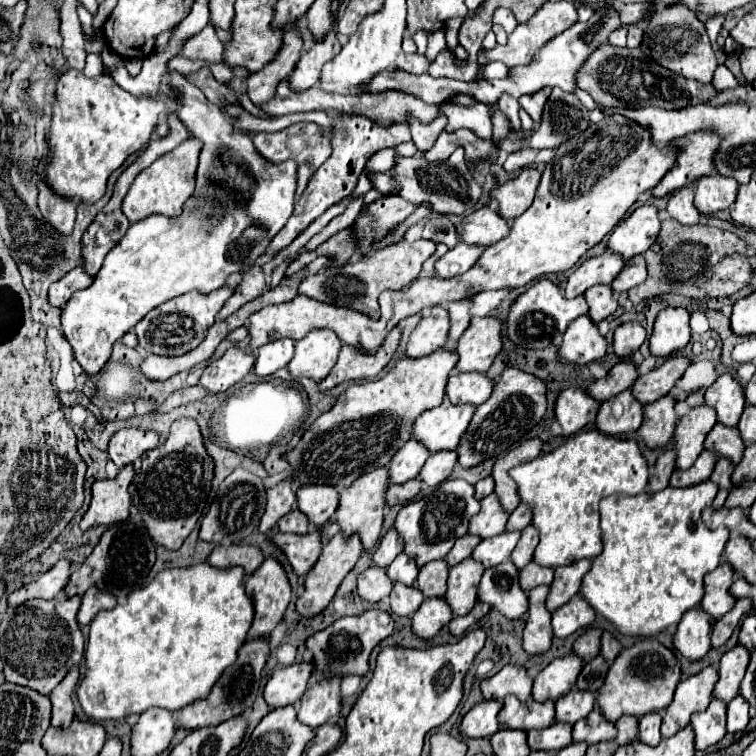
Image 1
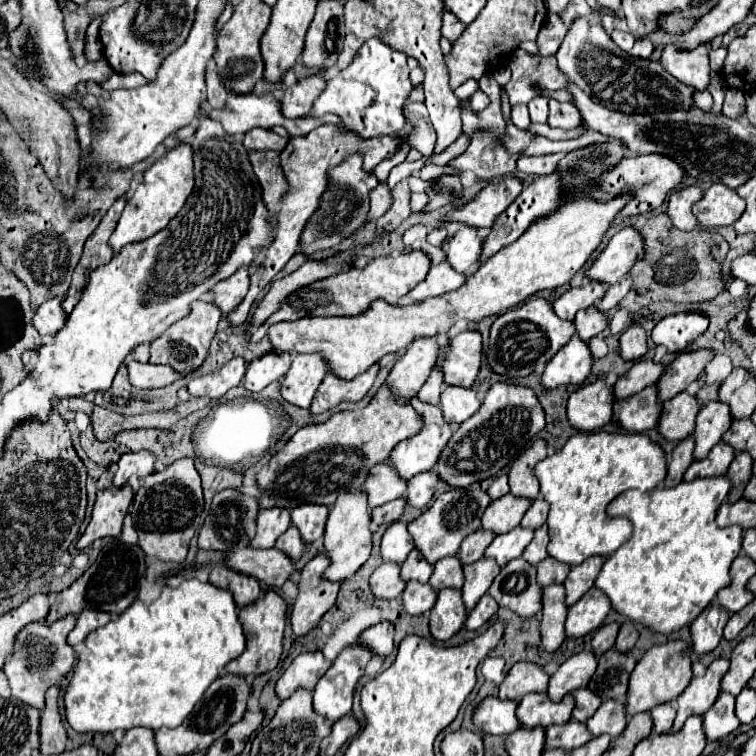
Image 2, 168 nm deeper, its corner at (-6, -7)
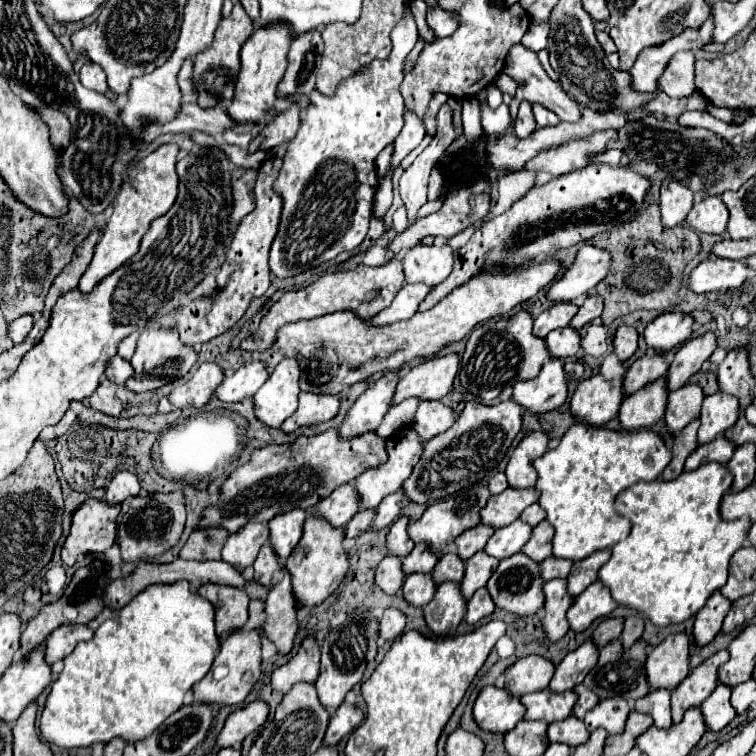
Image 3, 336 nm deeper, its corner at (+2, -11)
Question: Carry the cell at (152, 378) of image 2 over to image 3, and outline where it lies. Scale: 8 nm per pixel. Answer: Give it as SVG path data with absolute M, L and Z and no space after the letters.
M114 356L106 362L106 370L104 370L106 378L114 384L124 384L124 380L128 380L128 376L132 376L132 366L128 364L128 360Z

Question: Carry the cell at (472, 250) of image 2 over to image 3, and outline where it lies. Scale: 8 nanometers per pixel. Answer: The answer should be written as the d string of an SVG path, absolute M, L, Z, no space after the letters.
M418 244L402 258L406 282L422 282L426 286L440 284L452 272L452 256L454 252L448 244Z

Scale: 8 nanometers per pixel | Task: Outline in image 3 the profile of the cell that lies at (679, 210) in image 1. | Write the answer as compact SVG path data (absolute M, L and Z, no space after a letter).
M664 180L660 188L660 208L664 226L672 228L682 224L692 208L692 190L684 186L680 180Z

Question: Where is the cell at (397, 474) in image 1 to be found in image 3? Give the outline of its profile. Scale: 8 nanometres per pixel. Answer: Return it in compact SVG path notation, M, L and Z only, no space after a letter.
M342 484L332 492L332 496L320 500L320 504L312 506L310 514L324 518L332 528L344 528L350 516L356 514L356 492L352 492L352 484Z

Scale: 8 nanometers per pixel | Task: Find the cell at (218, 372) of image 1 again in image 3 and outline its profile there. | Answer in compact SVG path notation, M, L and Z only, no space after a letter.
M202 362L186 384L174 388L168 394L168 400L176 408L202 408L212 398L216 386L222 380L224 372L220 370L220 366L212 362Z

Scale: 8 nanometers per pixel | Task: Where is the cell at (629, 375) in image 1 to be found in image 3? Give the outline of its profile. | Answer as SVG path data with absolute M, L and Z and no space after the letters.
M662 354L638 358L628 368L628 372L624 376L624 390L626 390L626 394L634 394L636 390L644 388L646 384L658 380L660 376L664 376L668 372L668 368L670 368L670 364L666 362L666 358Z

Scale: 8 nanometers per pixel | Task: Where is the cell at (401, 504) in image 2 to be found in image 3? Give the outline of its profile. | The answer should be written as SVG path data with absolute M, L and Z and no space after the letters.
M368 510L368 512L356 512L356 516L352 516L352 520L346 524L344 528L344 534L346 538L356 538L360 536L362 532L368 530L368 524L372 522L372 516L374 516L374 510Z

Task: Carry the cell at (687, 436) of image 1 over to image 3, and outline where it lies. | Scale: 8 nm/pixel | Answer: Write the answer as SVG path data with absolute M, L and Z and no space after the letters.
M716 392L704 398L702 412L700 412L700 430L698 430L698 444L706 444L714 440L718 434L732 428L740 414L740 402L736 396L726 392Z

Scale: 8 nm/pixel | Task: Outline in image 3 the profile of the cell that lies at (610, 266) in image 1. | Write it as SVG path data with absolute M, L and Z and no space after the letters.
M560 302L556 306L552 306L550 310L542 312L536 320L534 320L534 336L538 338L544 338L548 332L556 330L556 328L562 328L562 326L568 326L568 322L572 320L572 316L578 312L578 308L574 304L568 304L568 302Z

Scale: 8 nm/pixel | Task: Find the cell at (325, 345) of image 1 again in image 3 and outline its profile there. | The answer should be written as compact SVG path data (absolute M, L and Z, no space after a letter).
M284 358L274 368L266 384L252 398L254 414L260 422L270 428L280 428L280 424L296 412L296 400L300 394L296 378L300 378L300 368L292 358Z

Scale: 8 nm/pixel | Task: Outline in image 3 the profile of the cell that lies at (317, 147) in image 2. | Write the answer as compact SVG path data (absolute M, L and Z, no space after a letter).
M268 158L260 170L254 184L254 200L256 210L248 214L232 234L232 242L226 250L226 260L216 274L218 294L214 298L198 298L192 304L178 308L176 322L170 326L178 330L180 340L184 346L196 346L212 340L218 334L230 330L248 310L254 298L260 298L270 286L270 272L268 272L268 248L276 236L276 224L280 222L280 196L276 196L270 188L276 180L276 172L280 170L280 158Z

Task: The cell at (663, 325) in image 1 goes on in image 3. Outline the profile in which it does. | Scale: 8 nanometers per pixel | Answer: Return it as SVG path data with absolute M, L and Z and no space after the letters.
M664 312L646 326L646 344L658 350L670 350L692 336L692 324L694 320L690 314Z

